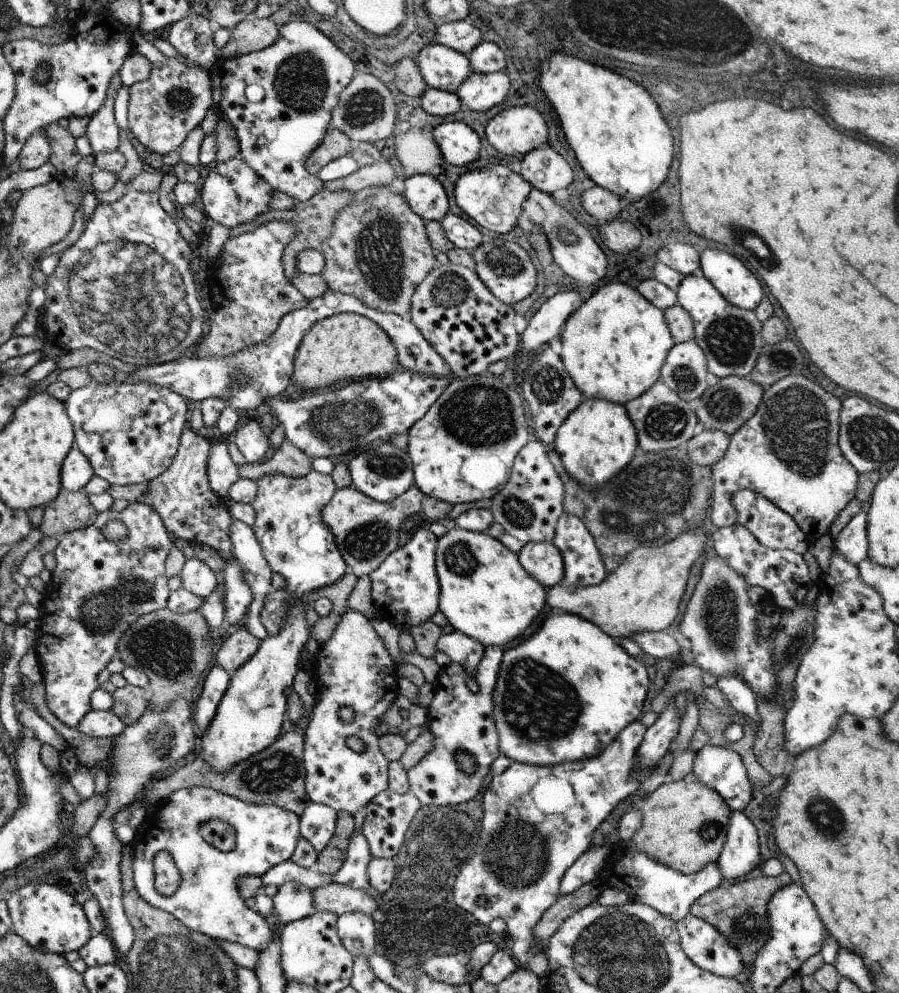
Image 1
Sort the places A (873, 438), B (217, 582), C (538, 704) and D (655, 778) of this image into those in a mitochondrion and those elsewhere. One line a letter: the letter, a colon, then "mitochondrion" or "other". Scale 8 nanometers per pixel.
A: mitochondrion
B: other
C: mitochondrion
D: other

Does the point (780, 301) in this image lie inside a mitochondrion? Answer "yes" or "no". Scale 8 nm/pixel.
no

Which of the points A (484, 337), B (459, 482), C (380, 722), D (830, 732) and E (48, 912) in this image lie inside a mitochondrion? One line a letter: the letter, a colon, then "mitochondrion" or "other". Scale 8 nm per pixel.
A: other
B: other
C: other
D: other
E: other

